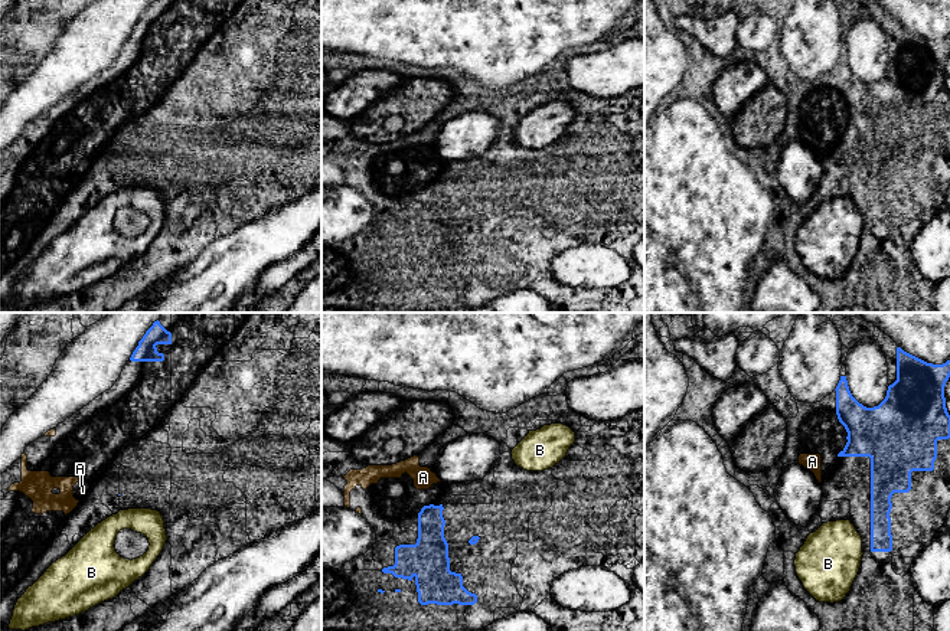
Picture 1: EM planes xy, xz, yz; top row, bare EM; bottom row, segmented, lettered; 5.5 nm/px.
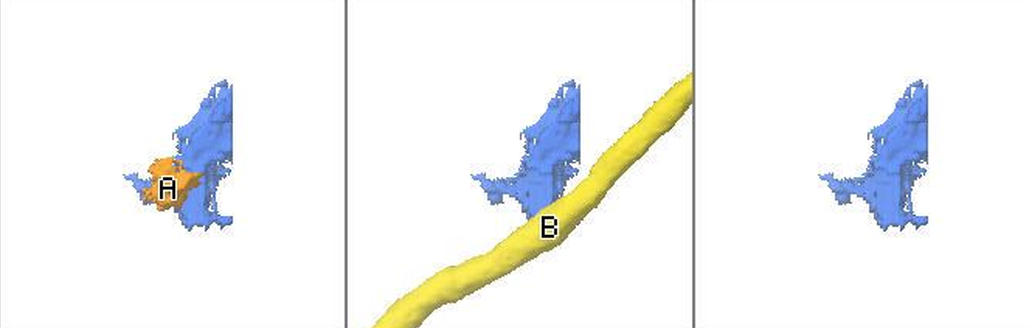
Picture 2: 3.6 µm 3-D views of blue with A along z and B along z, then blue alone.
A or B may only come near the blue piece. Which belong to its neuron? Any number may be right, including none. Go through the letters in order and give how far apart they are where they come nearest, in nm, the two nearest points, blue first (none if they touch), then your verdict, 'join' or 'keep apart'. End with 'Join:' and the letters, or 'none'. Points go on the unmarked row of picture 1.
A: gap 90 nm; span xz (430, 182), (427, 166); keep apart
B: gap 50 nm; span yz (871, 228), (862, 229); keep apart
Join: none

